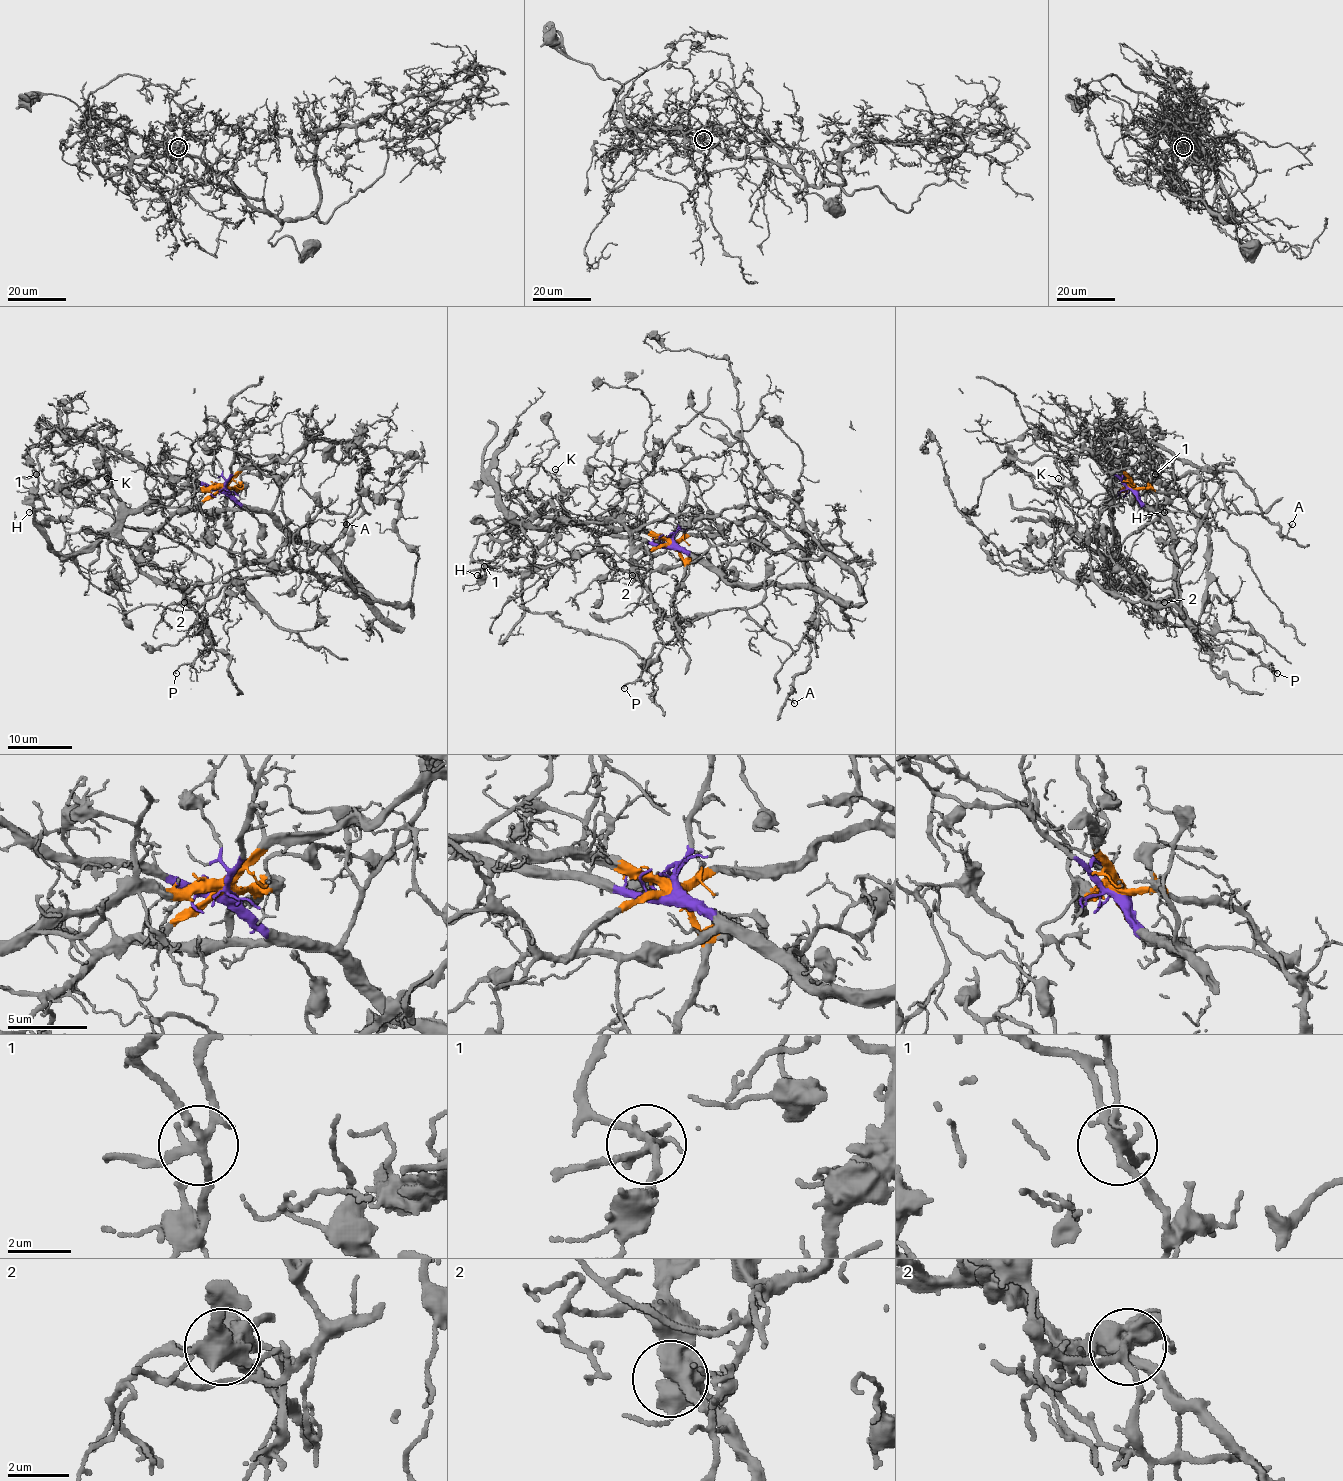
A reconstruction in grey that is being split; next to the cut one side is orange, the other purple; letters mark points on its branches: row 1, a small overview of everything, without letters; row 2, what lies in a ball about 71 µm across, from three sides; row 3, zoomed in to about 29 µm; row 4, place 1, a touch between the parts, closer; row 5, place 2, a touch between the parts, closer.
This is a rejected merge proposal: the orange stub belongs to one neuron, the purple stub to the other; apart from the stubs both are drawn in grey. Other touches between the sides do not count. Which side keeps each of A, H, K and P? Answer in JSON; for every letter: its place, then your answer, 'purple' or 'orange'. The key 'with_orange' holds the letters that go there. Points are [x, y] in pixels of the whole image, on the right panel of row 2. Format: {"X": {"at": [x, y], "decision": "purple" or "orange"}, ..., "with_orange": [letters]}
{"A": {"at": [1292, 524], "decision": "orange"}, "H": {"at": [1164, 512], "decision": "purple"}, "K": {"at": [1058, 478], "decision": "orange"}, "P": {"at": [1277, 673], "decision": "orange"}, "with_orange": ["A", "K", "P"]}

